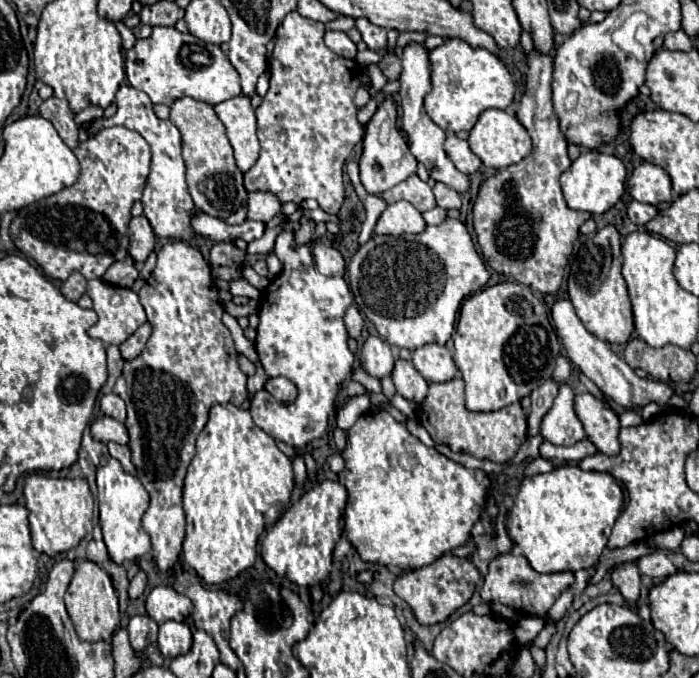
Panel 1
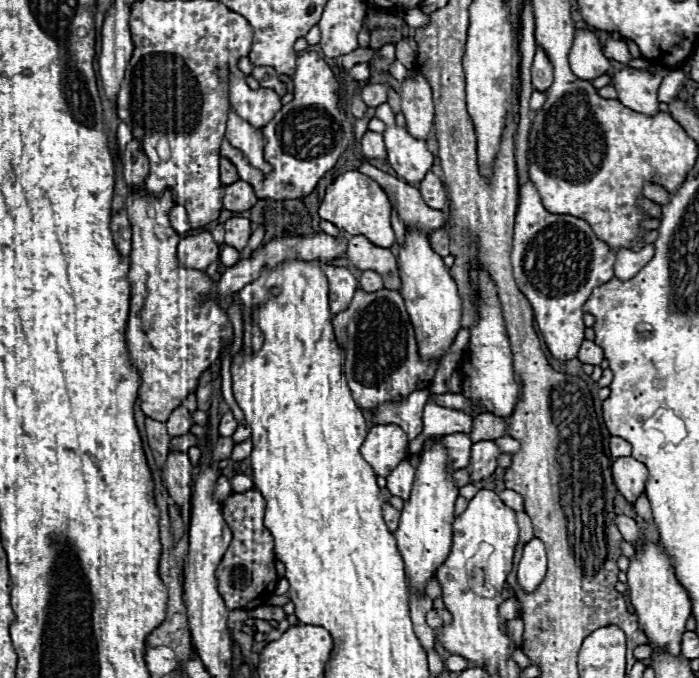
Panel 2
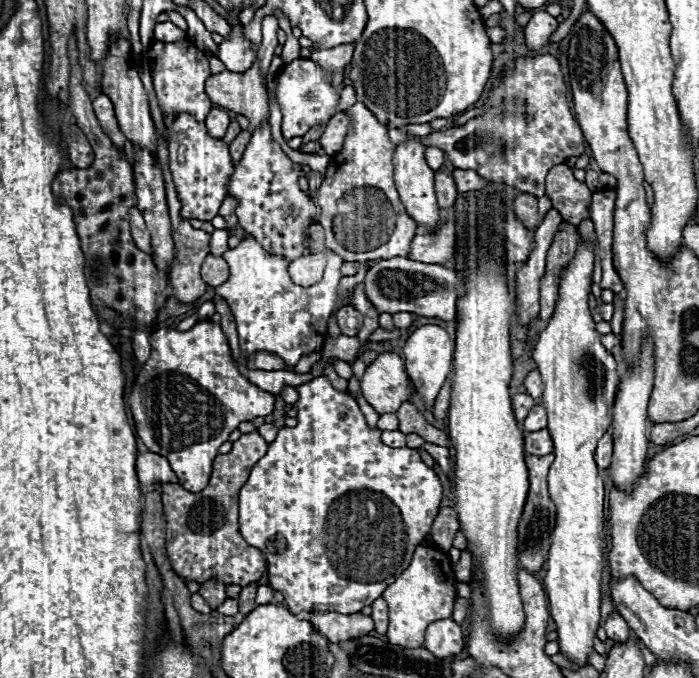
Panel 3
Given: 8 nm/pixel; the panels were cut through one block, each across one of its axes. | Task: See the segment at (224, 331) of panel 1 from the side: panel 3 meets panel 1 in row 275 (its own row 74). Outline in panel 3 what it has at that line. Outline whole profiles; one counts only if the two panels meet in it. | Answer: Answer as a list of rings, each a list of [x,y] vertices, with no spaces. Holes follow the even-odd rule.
[[[184,40],[184,42],[153,42],[144,58],[150,63],[152,82],[154,90],[158,96],[158,104],[164,112],[164,116],[174,118],[180,112],[190,112],[196,116],[196,120],[204,122],[206,114],[212,108],[210,98],[204,92],[204,82],[212,74],[208,66],[208,56],[206,52],[198,50],[194,42]]]

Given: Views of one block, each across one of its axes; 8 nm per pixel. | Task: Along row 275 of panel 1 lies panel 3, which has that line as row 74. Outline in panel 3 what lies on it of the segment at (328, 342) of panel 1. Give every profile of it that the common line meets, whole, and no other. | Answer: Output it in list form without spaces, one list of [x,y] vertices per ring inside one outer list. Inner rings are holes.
[[[292,60],[290,64],[282,66],[278,74],[278,104],[282,108],[282,134],[286,140],[294,136],[304,136],[312,126],[328,122],[332,118],[334,108],[338,104],[338,88],[332,88],[324,82],[324,72],[312,60]]]

